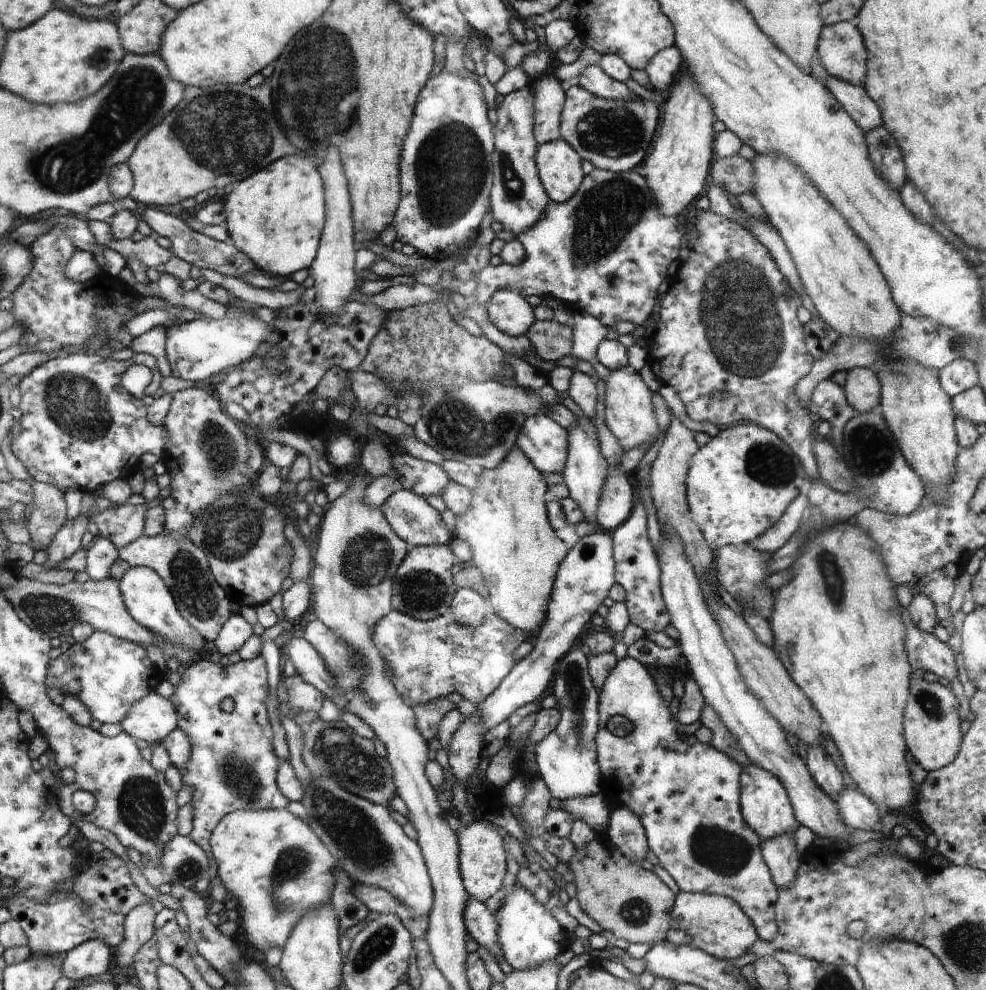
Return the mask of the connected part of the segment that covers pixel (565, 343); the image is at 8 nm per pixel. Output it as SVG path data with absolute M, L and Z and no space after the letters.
M536 321L525 336L534 346L534 352L544 361L556 361L571 355L573 328L550 321Z

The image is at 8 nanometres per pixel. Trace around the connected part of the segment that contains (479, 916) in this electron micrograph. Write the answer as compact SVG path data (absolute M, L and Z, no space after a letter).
M470 898L465 910L465 926L468 928L470 939L490 951L497 961L503 956L496 916L488 910L485 903Z

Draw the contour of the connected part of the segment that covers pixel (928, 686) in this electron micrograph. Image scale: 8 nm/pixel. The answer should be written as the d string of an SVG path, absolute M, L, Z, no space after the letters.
M914 674L910 686L909 705L905 713L905 736L910 753L917 764L926 771L936 771L950 765L957 759L958 748L962 746L962 720L960 702L948 688L948 682L930 682L922 674Z

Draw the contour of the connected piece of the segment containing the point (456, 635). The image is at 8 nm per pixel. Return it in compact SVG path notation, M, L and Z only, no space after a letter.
M398 610L373 627L374 647L391 667L393 686L410 703L425 705L458 692L480 706L509 677L514 670L516 650L531 636L497 618L493 612L489 612L485 624L474 631L458 626L448 615L420 621Z

